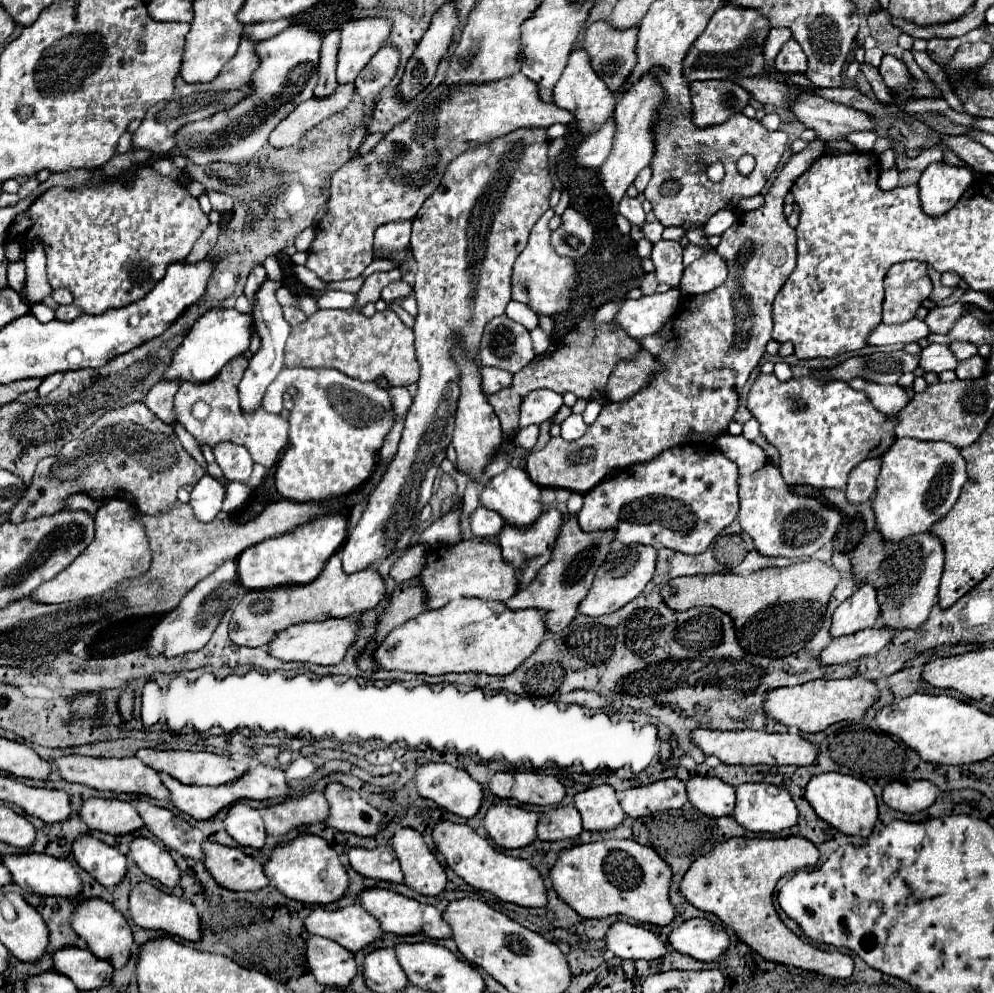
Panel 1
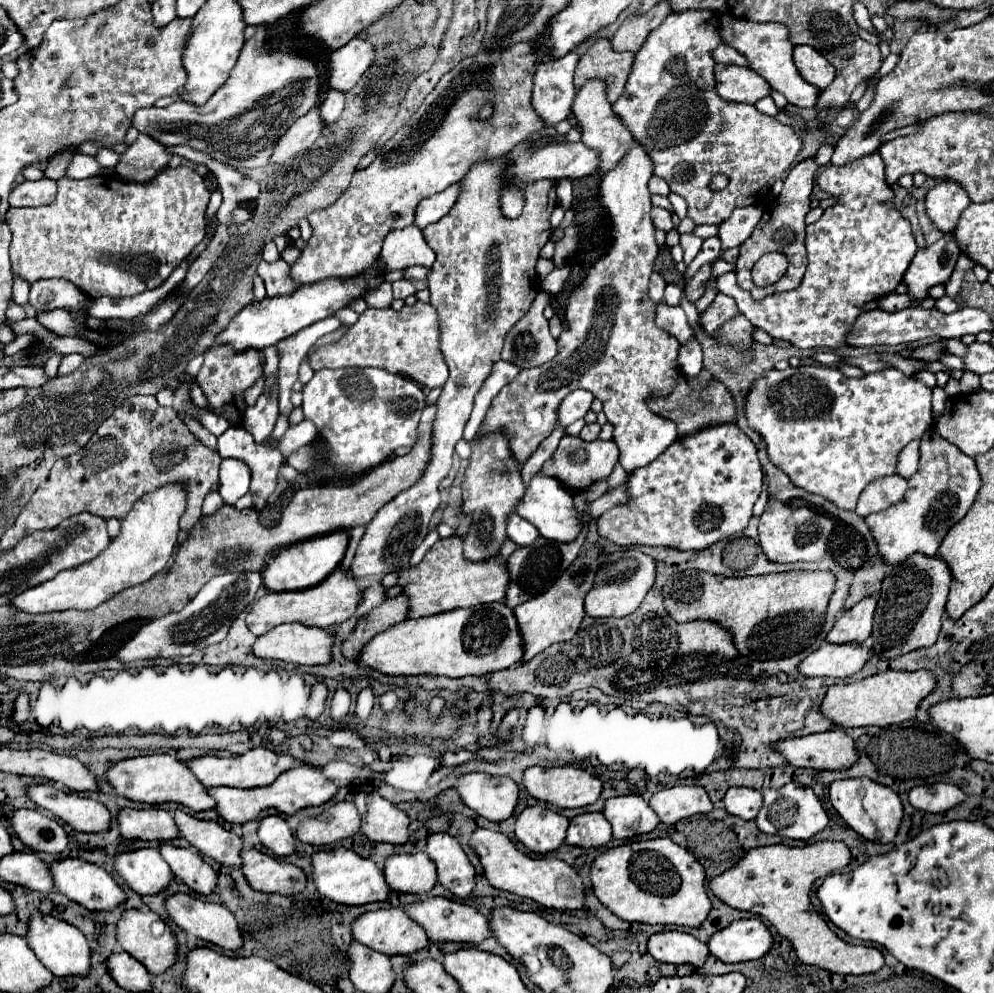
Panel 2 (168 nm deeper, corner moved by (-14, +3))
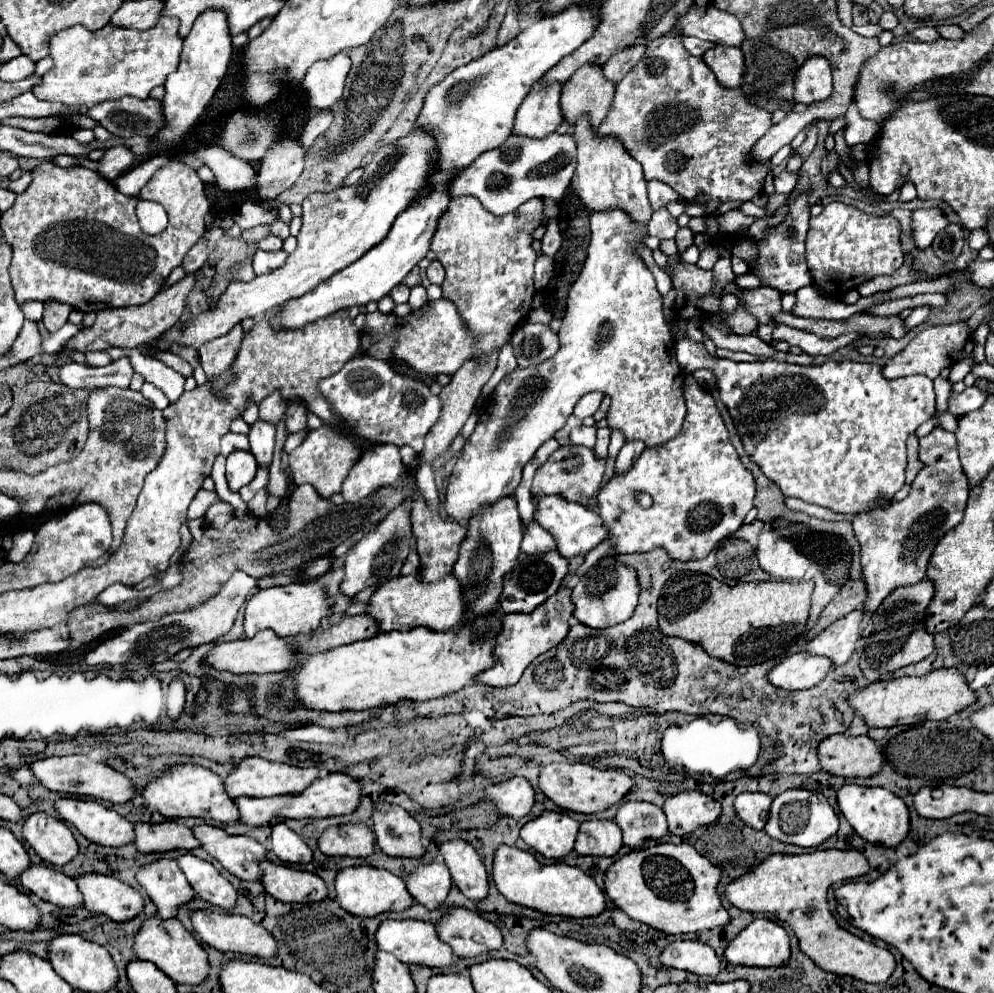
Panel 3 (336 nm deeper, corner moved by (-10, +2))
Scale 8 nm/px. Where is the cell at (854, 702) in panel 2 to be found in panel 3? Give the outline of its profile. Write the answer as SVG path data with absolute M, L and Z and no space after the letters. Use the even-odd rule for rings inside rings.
M943 668L929 672L927 676L905 676L897 680L871 682L867 688L849 696L851 706L859 718L865 718L869 726L893 728L899 724L919 724L925 720L945 720L963 708L977 702L977 694L967 684L967 678L957 668Z

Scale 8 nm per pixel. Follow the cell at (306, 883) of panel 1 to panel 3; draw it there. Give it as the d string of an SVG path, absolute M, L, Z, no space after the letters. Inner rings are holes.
M355 866L355 868L345 868L337 874L335 878L335 890L337 890L337 900L339 904L355 914L355 916L377 916L383 912L403 912L411 906L415 906L415 898L407 892L407 886L403 880L387 870L373 868L373 866Z

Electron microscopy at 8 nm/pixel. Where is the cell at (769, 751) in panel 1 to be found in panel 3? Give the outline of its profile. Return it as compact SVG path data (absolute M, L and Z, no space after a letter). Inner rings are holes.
M829 736L819 744L823 770L845 778L871 778L883 768L883 746L869 736Z

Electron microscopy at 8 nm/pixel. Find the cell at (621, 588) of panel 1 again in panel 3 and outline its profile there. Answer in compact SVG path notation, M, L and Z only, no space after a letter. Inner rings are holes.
M613 556L601 558L587 574L581 576L579 584L571 592L573 602L573 616L589 626L589 628L609 628L615 624L621 624L631 618L639 598L639 584L635 572L627 568L625 564L619 564Z

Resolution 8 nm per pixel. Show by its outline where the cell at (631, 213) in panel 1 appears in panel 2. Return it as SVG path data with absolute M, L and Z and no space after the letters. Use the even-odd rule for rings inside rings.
M653 207L653 209L651 209L651 219L653 219L653 225L655 225L657 229L663 229L663 231L671 231L671 229L673 229L671 215L669 215L667 209Z

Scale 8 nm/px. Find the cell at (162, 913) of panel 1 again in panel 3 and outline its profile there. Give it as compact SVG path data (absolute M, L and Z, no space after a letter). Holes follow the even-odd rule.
M193 912L191 916L195 930L203 938L205 944L221 950L221 952L237 952L237 954L251 954L259 958L273 958L277 956L277 940L261 926L249 920L247 916L225 914L225 912Z

